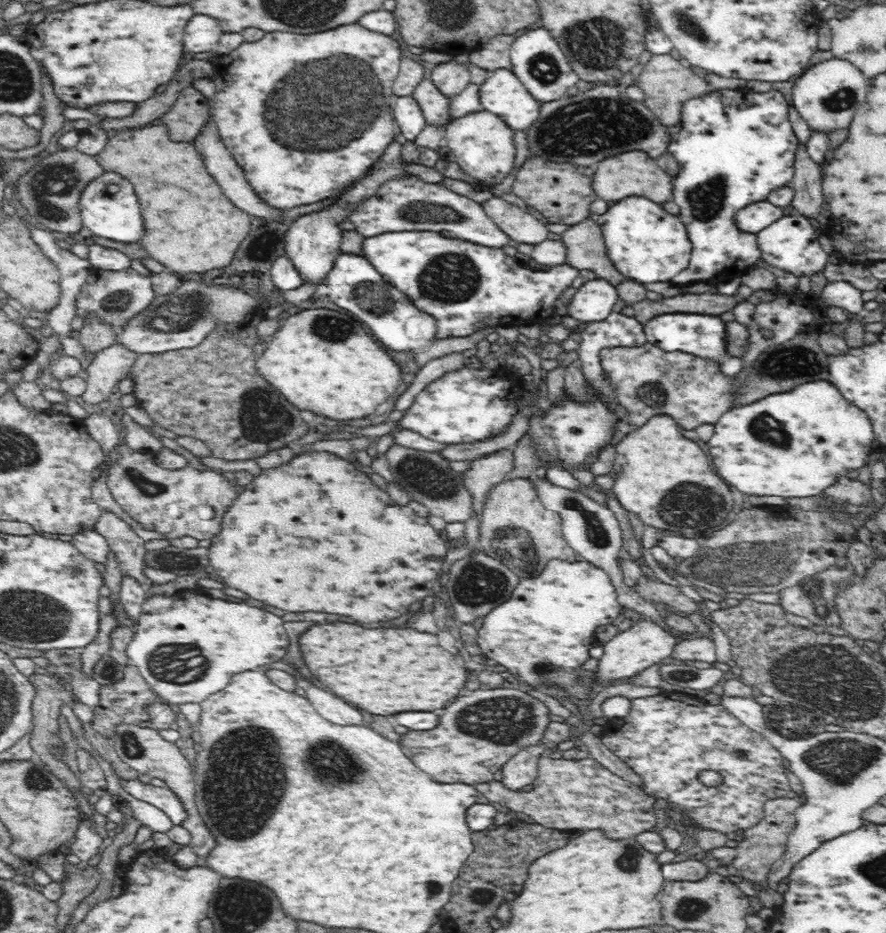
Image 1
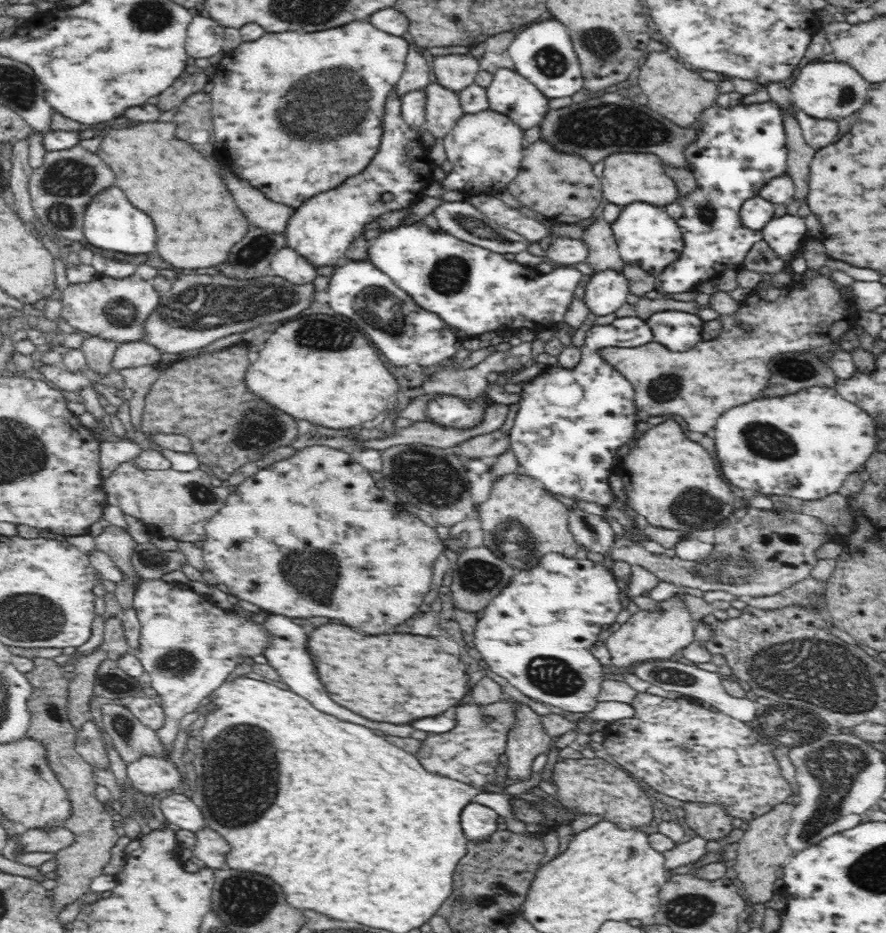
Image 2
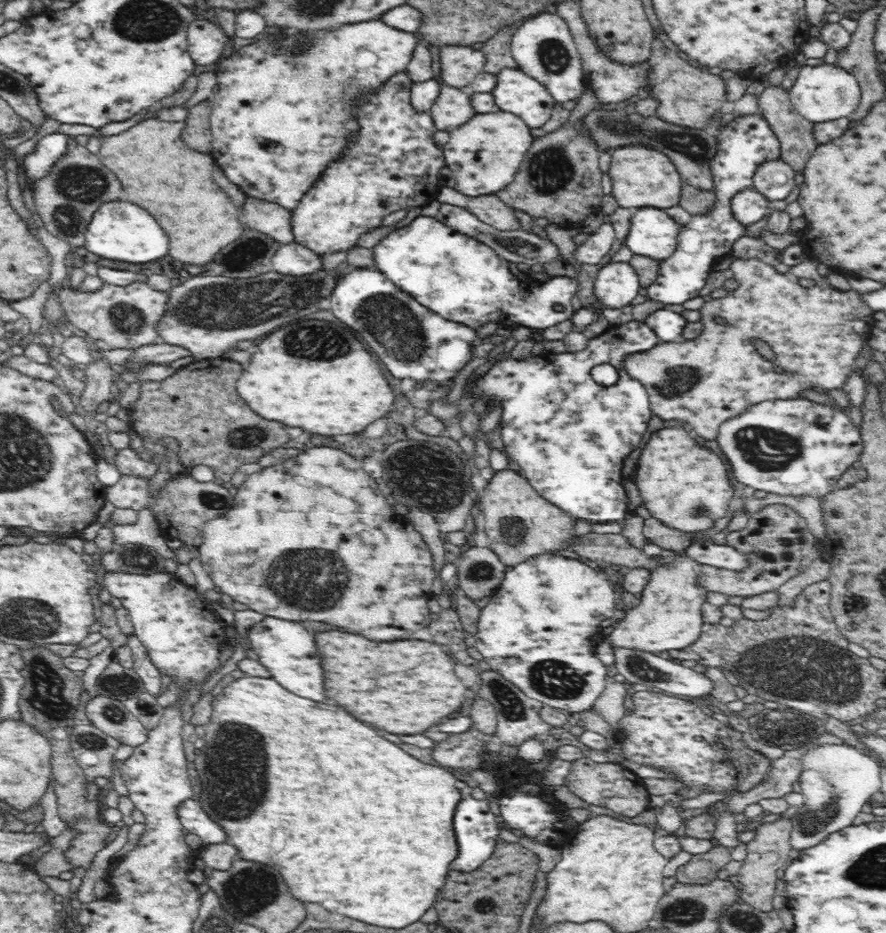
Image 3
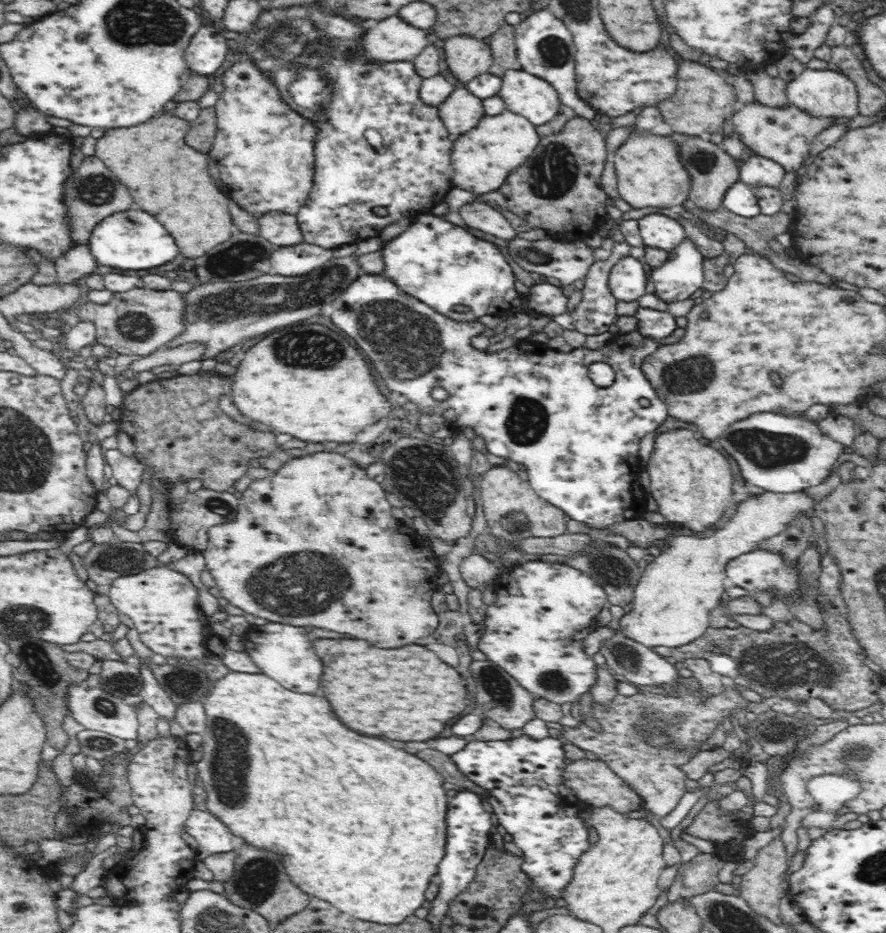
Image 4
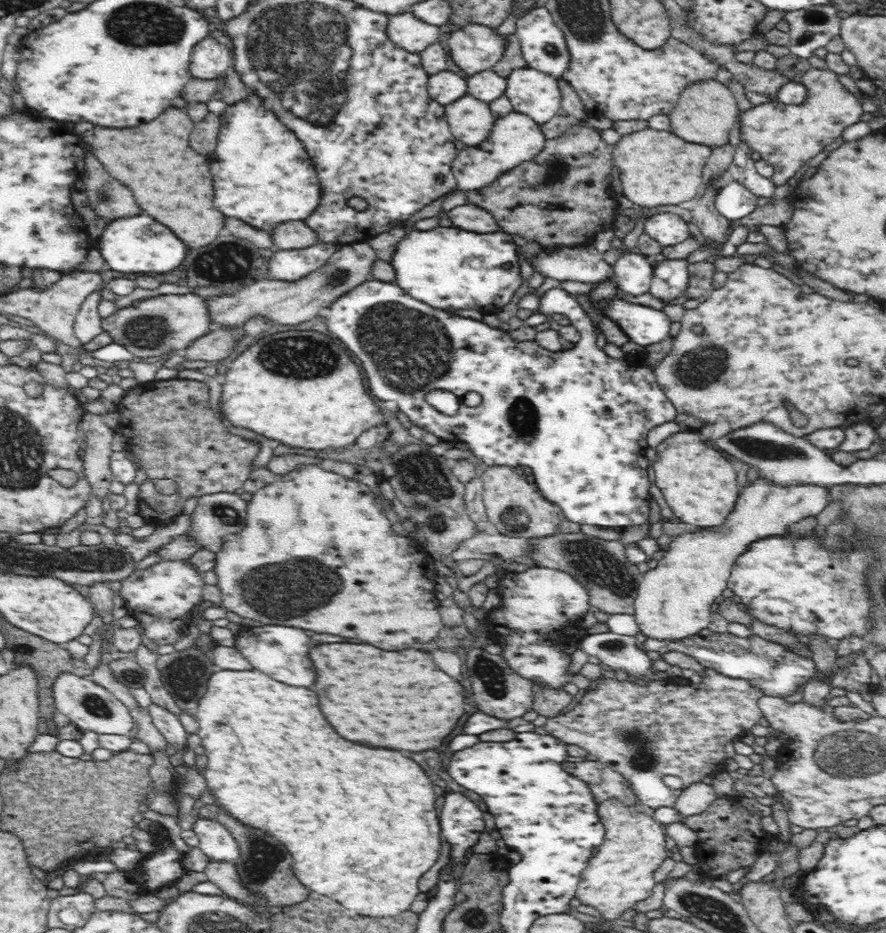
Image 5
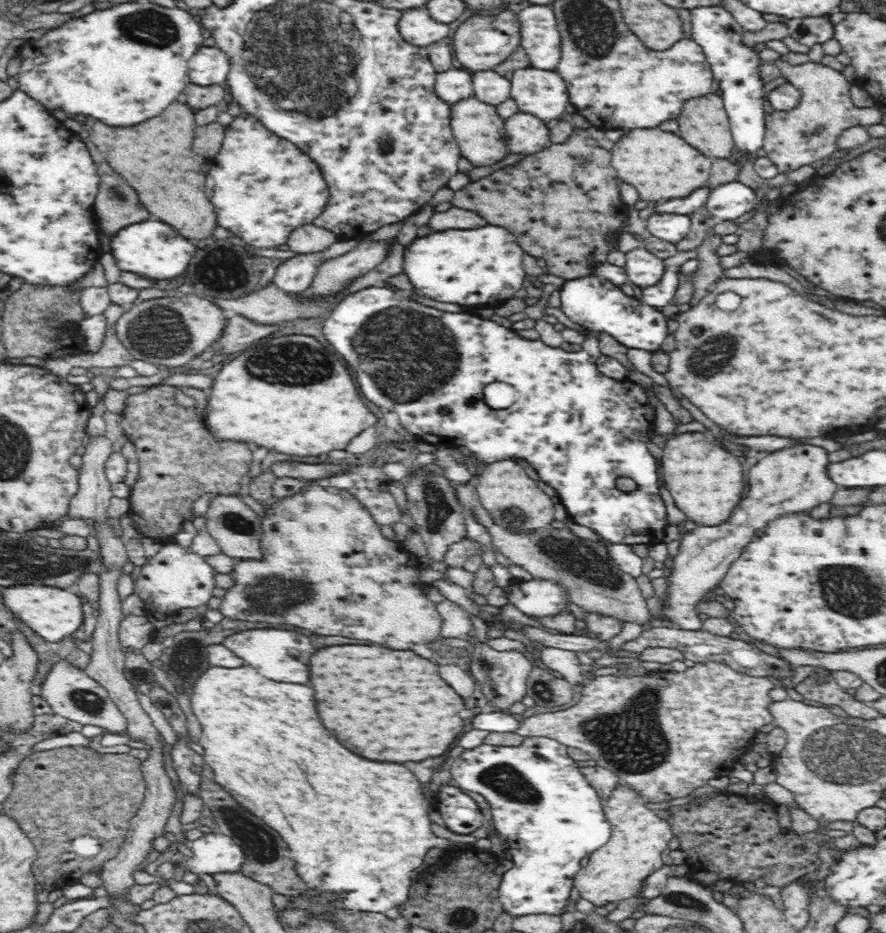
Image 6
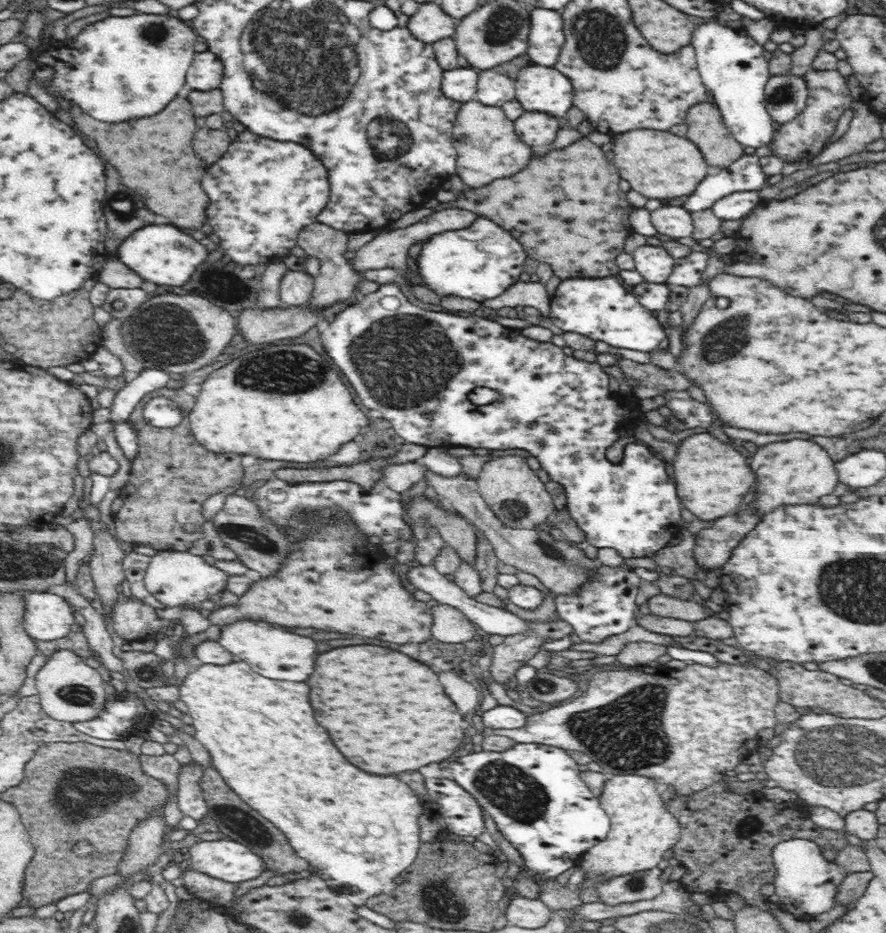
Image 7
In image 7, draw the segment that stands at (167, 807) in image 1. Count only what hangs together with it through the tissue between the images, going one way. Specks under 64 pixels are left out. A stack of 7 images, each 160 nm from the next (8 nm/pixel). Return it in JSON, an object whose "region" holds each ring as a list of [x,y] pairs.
{"region":[[[229,839],[196,842],[196,844],[190,846],[189,856],[190,859],[186,866],[194,866],[198,871],[205,872],[212,878],[234,884],[258,878],[265,868],[265,861],[262,856],[250,851],[250,848],[241,843]]]}

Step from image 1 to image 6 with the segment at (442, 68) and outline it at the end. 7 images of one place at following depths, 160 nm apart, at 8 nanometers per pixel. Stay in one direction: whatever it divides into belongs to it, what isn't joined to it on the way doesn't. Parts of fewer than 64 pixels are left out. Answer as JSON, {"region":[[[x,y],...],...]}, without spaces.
{"region":[[[504,10],[494,16],[474,16],[461,23],[452,38],[453,54],[468,71],[492,70],[510,56],[510,52],[521,44],[521,28],[516,16]]]}

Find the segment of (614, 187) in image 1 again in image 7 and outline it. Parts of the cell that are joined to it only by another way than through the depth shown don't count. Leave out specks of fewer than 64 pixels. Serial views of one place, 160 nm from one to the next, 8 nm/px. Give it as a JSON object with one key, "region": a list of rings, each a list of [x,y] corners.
{"region":[[[632,130],[626,134],[613,136],[614,157],[613,163],[616,165],[622,179],[630,183],[631,189],[636,190],[646,196],[646,198],[680,198],[688,196],[696,190],[698,182],[702,182],[708,172],[706,159],[700,154],[690,140],[678,138],[672,132],[660,132],[660,130]]]}

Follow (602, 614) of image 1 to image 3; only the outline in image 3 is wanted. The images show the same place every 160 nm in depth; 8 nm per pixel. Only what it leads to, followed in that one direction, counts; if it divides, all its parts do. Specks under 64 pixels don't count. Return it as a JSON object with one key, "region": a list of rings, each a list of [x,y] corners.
{"region":[[[542,552],[538,556],[526,559],[526,562],[521,562],[507,569],[501,585],[498,586],[491,595],[488,604],[480,610],[474,646],[476,650],[484,656],[483,660],[488,663],[488,666],[490,666],[494,672],[498,672],[500,676],[503,676],[506,680],[515,684],[526,696],[534,700],[539,700],[543,702],[544,705],[578,714],[584,712],[584,710],[593,708],[594,702],[596,702],[596,699],[605,688],[605,683],[608,681],[606,665],[595,656],[592,645],[595,644],[600,637],[600,622],[602,622],[602,620],[608,620],[614,612],[616,612],[616,593],[614,593],[611,582],[605,578],[602,572],[597,572],[594,568],[582,563],[582,561],[578,561],[578,559],[570,559],[560,556],[560,554]]]}

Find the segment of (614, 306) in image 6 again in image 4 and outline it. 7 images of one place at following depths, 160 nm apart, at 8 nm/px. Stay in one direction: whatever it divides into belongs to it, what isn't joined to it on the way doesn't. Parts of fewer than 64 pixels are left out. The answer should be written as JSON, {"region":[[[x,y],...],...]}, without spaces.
{"region":[[[639,308],[636,312],[638,318],[638,333],[645,338],[655,341],[670,336],[676,329],[676,320],[672,314],[650,310],[650,308]]]}

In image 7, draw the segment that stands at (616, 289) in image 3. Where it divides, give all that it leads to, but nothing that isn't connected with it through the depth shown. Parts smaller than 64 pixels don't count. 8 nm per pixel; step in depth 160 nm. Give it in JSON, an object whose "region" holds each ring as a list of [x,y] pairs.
{"region":[[[646,244],[637,247],[631,255],[635,269],[646,282],[666,283],[673,272],[675,258],[672,258],[662,247]]]}

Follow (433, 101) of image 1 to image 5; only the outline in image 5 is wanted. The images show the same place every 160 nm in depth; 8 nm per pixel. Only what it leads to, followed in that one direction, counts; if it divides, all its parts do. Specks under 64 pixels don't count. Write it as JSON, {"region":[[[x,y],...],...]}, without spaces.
{"region":[[[470,94],[444,107],[451,133],[464,144],[480,144],[496,120],[488,104]]]}

